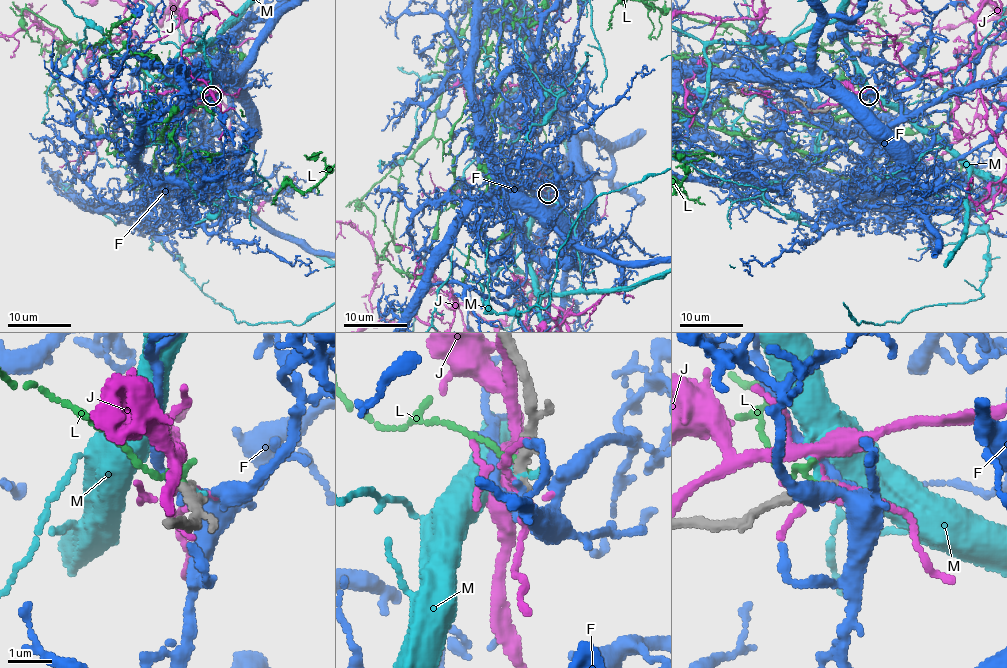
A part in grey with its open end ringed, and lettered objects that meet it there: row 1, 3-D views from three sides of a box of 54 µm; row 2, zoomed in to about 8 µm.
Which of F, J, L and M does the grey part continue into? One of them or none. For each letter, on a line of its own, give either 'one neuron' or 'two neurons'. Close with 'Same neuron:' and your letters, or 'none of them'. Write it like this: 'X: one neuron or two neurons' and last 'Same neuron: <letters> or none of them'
F: two neurons
J: two neurons
L: two neurons
M: two neurons
Same neuron: none of them

